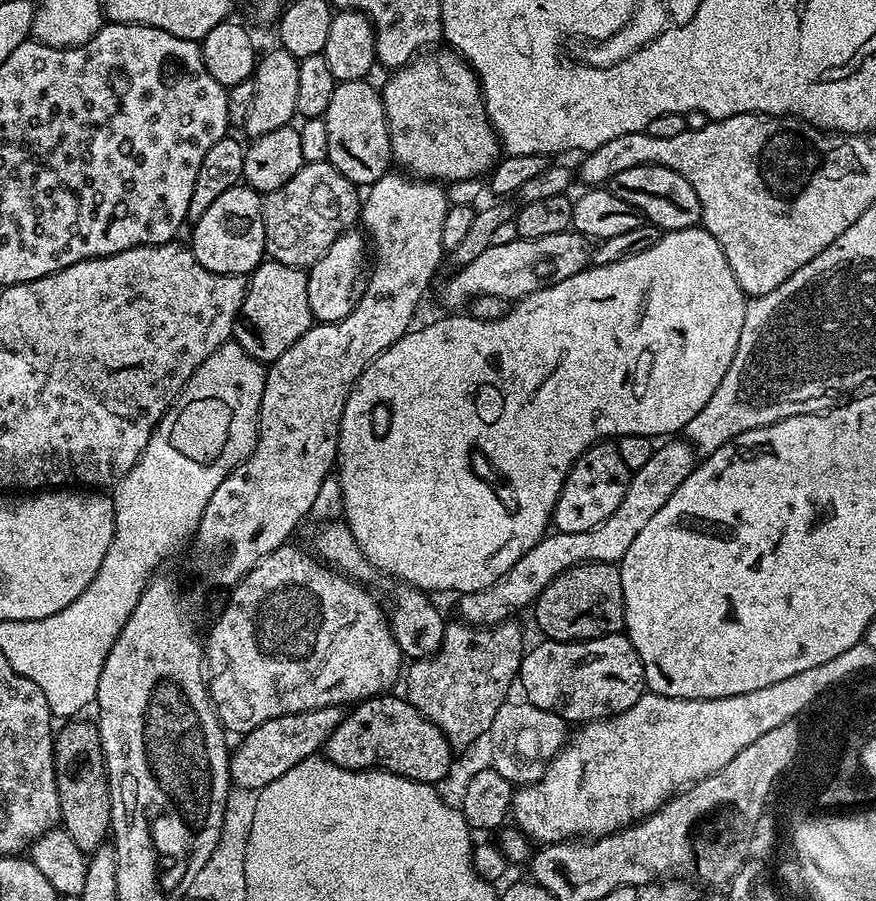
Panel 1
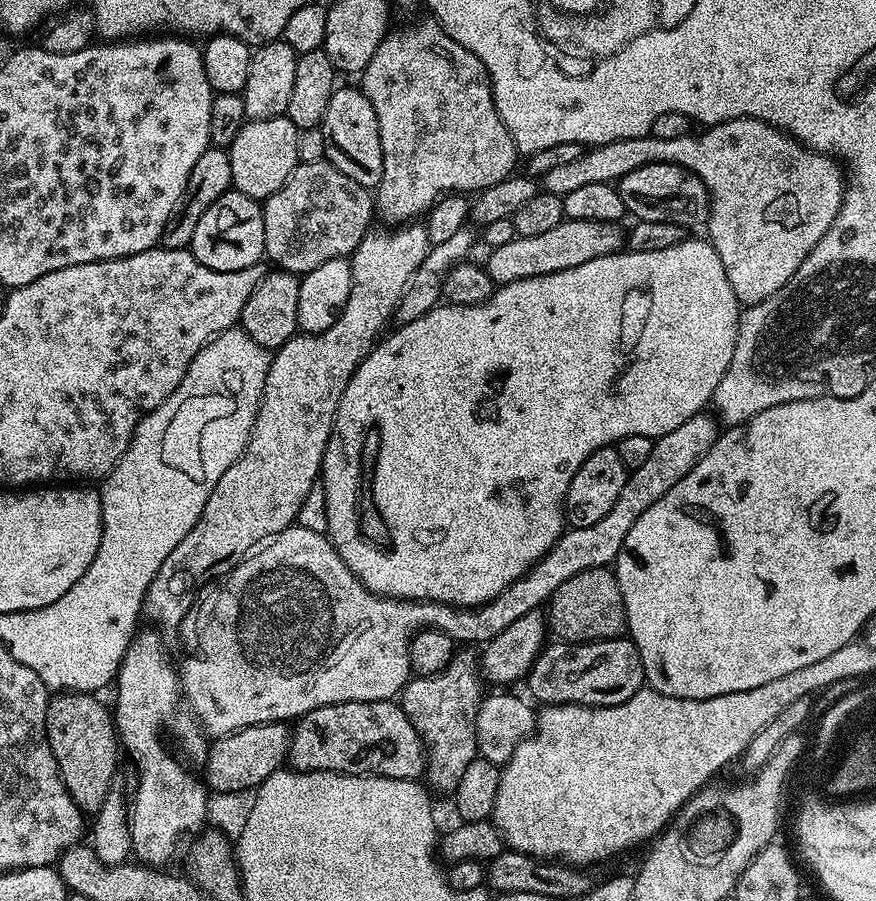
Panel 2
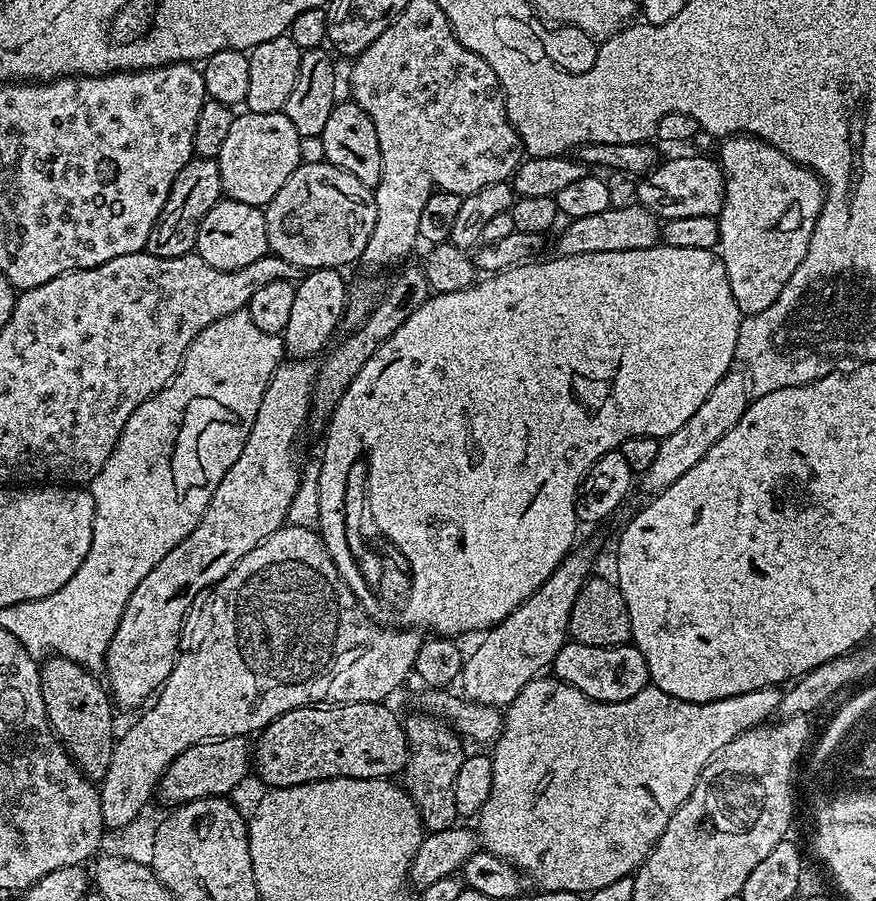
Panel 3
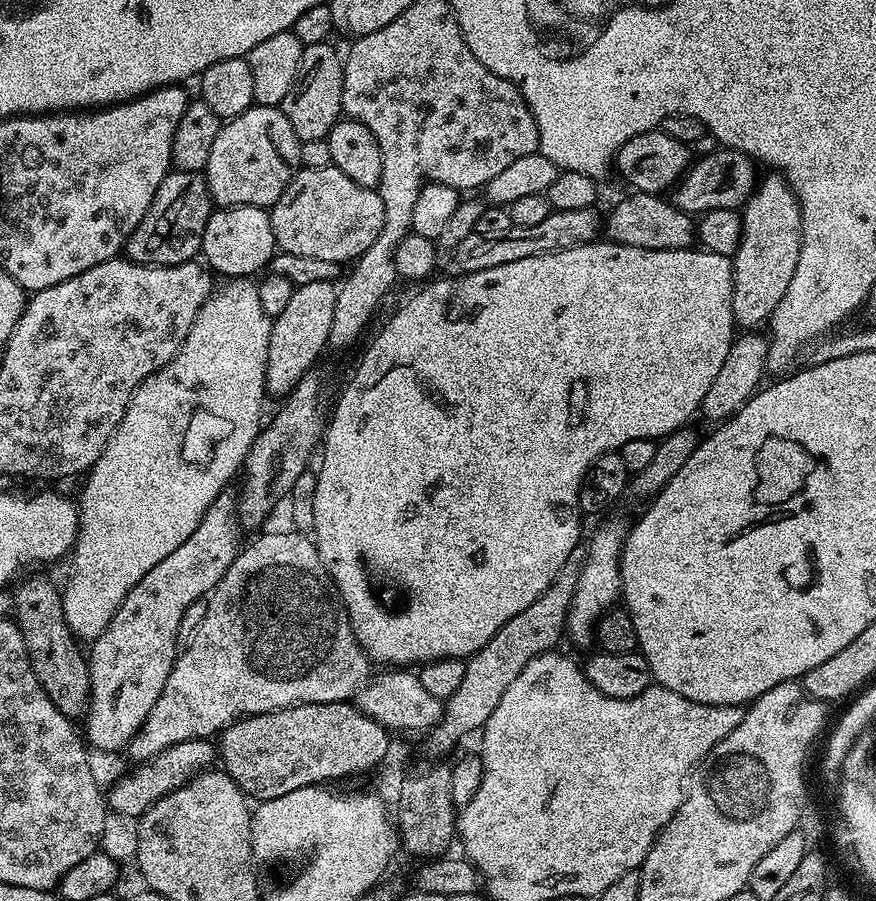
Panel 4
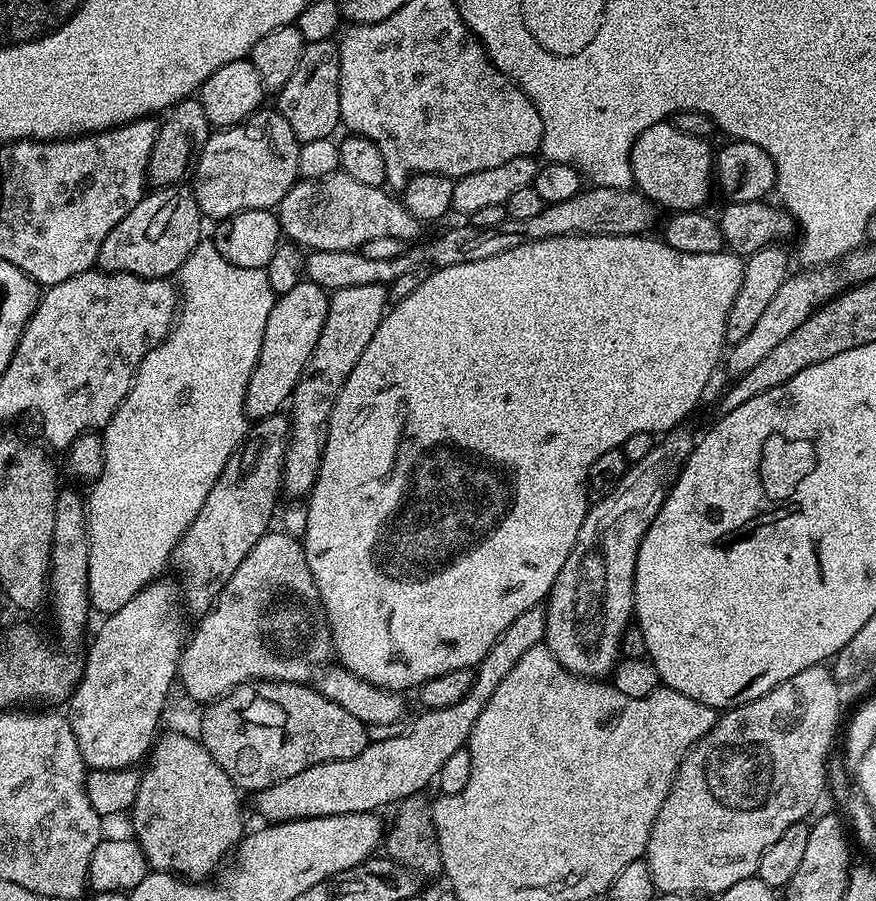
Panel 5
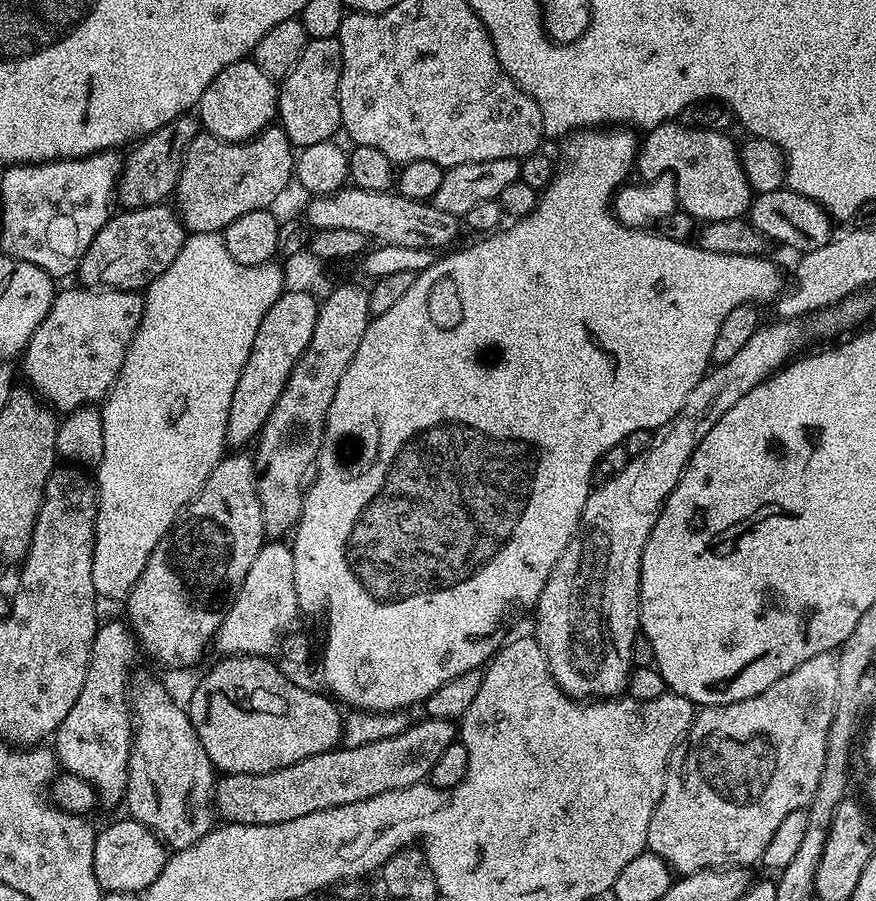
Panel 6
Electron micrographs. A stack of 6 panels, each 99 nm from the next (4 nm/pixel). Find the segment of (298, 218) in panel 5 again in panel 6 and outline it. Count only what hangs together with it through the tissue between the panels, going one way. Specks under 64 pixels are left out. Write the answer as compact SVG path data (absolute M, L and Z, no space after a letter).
M345 186L329 196L312 196L309 201L308 216L306 215L309 229L358 230L358 234L366 234L381 244L444 250L449 247L447 244L462 232L461 221L454 214L438 210L431 202L406 198L395 190L375 192Z

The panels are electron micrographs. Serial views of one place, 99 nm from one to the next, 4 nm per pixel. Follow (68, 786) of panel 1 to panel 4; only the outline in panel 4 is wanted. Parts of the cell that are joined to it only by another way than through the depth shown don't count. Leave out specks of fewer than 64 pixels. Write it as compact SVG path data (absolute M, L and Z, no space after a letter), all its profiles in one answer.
M28 576L22 580L15 585L16 593L11 593L10 600L14 605L14 621L25 639L34 674L50 702L54 702L64 716L83 717L88 710L90 694L88 656L80 653L81 645L66 622L61 589L58 584L56 588L55 582L48 576Z

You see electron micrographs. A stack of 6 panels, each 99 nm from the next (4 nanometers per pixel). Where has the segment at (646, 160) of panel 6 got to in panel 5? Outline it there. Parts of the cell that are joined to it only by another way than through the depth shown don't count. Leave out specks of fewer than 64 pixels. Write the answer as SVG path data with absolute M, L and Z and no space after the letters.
M671 122L650 126L650 130L643 132L630 150L628 165L632 171L633 185L661 209L668 208L667 210L672 212L694 212L703 209L708 195L714 192L714 148L708 143L705 138L682 134L682 130L678 130Z

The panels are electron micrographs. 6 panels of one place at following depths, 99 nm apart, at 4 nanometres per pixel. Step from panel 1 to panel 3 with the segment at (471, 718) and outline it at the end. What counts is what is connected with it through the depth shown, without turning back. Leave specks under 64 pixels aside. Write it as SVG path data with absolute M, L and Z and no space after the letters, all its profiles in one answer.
M417 710L413 716L405 715L402 723L408 743L402 787L414 802L425 829L429 833L444 831L458 820L454 806L454 778L458 774L458 766L462 766L466 749L460 745L461 737L441 717Z

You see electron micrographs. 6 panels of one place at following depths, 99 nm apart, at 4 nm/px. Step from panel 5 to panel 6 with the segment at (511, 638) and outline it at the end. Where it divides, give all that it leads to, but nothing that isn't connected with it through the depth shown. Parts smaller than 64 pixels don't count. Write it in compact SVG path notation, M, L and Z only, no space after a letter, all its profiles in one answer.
M420 718L401 736L366 742L366 746L337 746L282 770L266 774L229 772L217 779L214 807L219 819L229 824L277 824L302 818L302 814L362 802L374 798L374 794L386 794L386 790L414 788L431 777L434 762L457 736L458 728L453 721Z

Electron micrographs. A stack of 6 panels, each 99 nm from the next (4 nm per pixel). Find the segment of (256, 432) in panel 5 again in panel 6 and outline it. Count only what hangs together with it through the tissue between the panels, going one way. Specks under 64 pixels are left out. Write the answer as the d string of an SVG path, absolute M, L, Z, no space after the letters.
M240 450L225 455L218 466L214 466L210 478L206 478L203 488L192 499L190 511L167 536L160 539L158 546L154 546L138 582L134 582L128 591L128 627L132 629L139 647L143 651L145 648L158 663L168 668L188 668L203 658L204 651L215 641L220 623L236 591L242 586L250 565L254 558L258 558L258 550L262 550L266 542L262 506L256 493L258 473L253 457L246 453Z

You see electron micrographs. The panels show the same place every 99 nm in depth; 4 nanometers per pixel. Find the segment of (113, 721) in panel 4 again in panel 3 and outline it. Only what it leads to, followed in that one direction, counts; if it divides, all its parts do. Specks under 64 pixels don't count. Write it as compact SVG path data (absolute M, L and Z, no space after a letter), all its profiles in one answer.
M295 358L281 363L276 369L266 386L266 394L262 394L262 406L258 406L258 418L254 418L254 426L250 426L246 446L242 446L238 462L234 462L234 466L226 470L222 482L218 482L218 490L214 490L200 524L194 526L192 533L182 538L182 542L178 542L178 546L174 546L174 550L170 550L170 554L166 554L166 558L162 558L162 562L158 562L158 566L142 578L142 582L138 582L134 594L130 594L130 602L126 602L118 630L114 630L114 638L110 638L103 666L103 671L108 672L106 687L119 707L121 704L124 708L139 709L153 693L164 687L181 651L180 631L184 628L184 615L191 610L196 596L204 591L205 595L223 576L230 574L232 567L246 558L254 546L285 527L291 499L297 493L300 482L302 464L296 461L296 443L304 432L304 423L307 425L310 420L316 369L317 365L311 359Z

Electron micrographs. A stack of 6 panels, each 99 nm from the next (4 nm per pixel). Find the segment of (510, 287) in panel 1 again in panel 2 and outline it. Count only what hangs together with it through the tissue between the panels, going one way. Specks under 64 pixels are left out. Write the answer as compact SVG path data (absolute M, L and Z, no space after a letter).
M565 218L561 224L554 226L535 238L517 236L515 240L506 242L506 246L498 246L487 254L486 271L493 285L509 284L535 276L558 274L558 270L570 270L570 266L582 266L582 262L594 262L594 258L609 256L621 251L626 244L626 236L619 223L582 222Z

